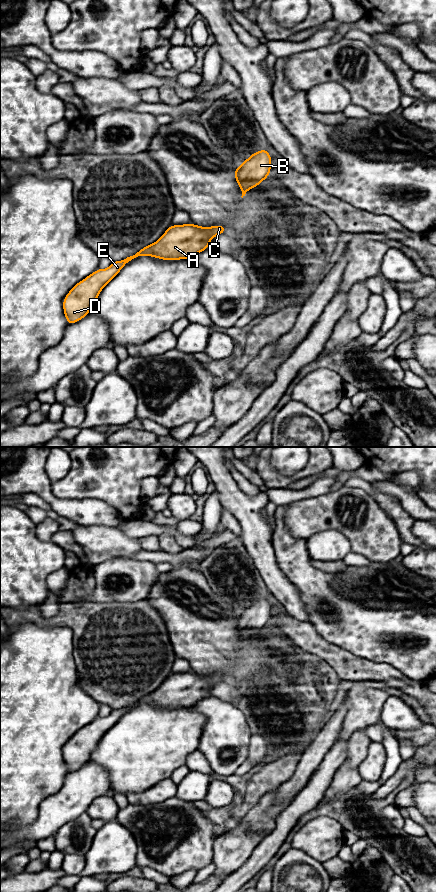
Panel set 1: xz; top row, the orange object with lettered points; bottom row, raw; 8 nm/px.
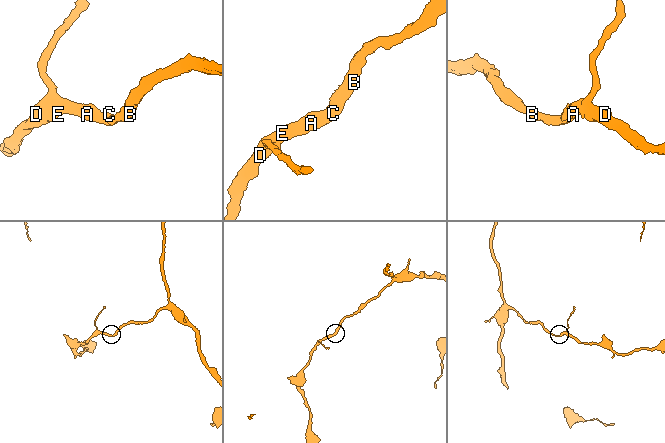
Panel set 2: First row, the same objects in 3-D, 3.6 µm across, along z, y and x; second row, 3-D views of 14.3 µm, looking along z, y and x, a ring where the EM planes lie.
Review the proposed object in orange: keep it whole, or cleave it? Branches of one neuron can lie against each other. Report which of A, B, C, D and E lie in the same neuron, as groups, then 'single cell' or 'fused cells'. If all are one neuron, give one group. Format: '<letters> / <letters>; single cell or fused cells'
A B C D E; single cell

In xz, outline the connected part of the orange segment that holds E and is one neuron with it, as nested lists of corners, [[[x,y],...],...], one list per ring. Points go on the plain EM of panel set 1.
[[[193,671],[182,673],[171,673],[160,687],[151,693],[140,697],[135,703],[124,708],[114,709],[106,717],[97,717],[92,722],[72,735],[63,748],[63,759],[68,772],[73,772],[90,762],[90,755],[96,750],[102,737],[121,719],[121,717],[132,707],[138,704],[151,704],[162,708],[190,708],[198,701],[210,696],[210,689],[216,684],[225,681],[226,676],[221,673],[202,675]]]

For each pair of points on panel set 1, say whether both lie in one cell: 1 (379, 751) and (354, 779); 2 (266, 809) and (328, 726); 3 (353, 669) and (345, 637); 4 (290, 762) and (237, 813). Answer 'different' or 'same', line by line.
1: different
2: same
3: different
4: same

